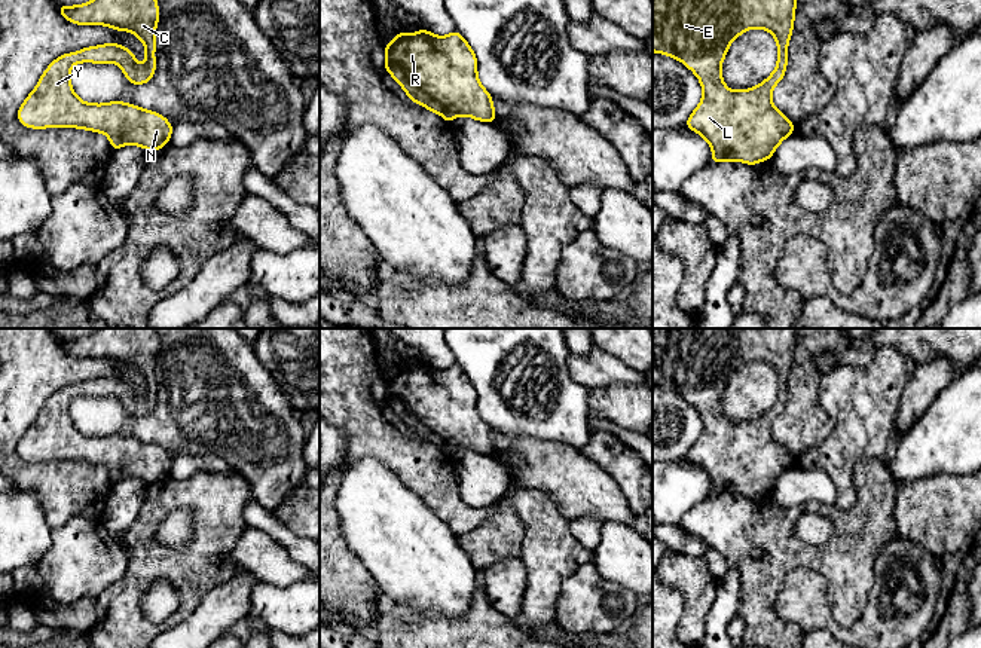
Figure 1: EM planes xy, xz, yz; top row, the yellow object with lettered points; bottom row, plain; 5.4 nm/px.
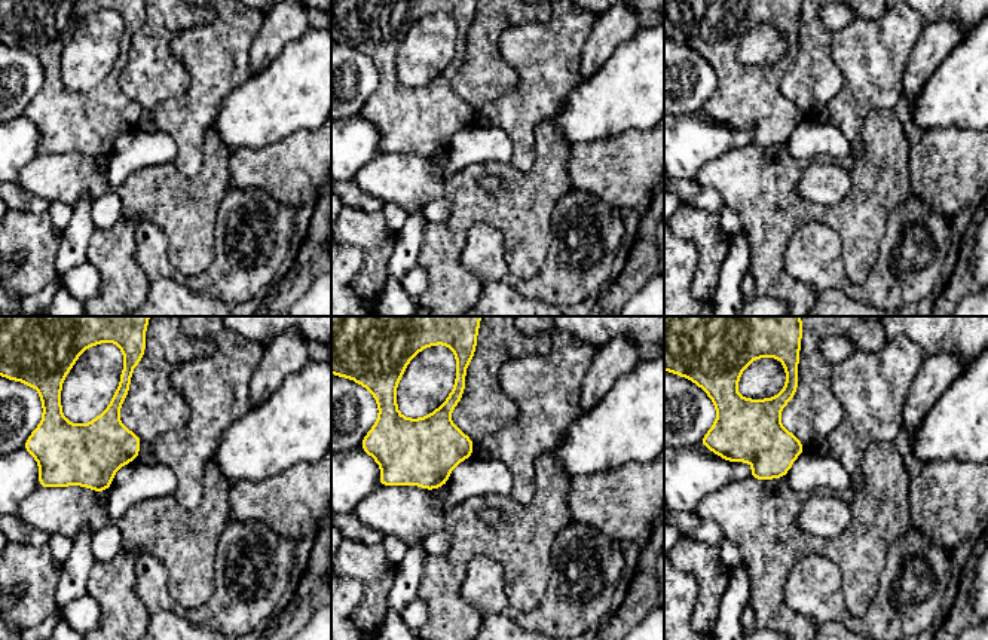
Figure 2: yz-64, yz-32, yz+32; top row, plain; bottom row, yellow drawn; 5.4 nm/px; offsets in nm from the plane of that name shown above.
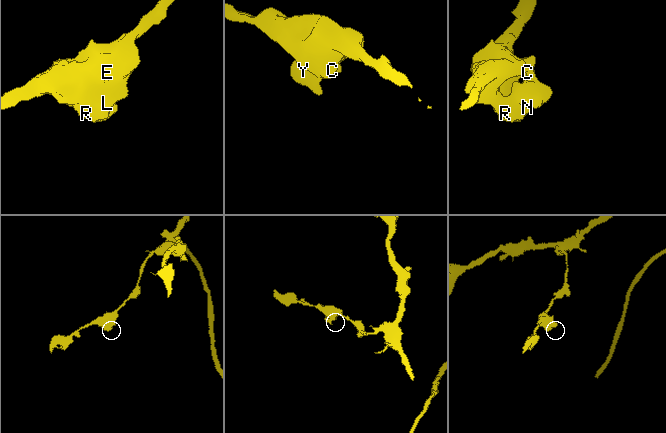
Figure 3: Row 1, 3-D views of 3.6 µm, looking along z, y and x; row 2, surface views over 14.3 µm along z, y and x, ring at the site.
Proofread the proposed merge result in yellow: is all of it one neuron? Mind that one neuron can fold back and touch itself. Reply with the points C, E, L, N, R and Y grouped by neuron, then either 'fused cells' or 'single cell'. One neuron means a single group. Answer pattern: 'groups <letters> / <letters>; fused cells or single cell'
groups C E L N R Y; single cell

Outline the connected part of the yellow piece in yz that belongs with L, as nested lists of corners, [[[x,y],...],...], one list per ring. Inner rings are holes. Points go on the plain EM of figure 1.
[[[653,328],[653,385],[685,397],[700,413],[703,430],[685,459],[700,467],[712,480],[712,496],[740,493],[748,498],[771,492],[776,480],[795,464],[794,456],[771,437],[771,424],[783,412],[788,398],[788,376],[794,363],[798,328]],[[764,361],[777,375],[777,398],[760,418],[731,424],[721,409],[721,397],[734,372],[743,364]]]

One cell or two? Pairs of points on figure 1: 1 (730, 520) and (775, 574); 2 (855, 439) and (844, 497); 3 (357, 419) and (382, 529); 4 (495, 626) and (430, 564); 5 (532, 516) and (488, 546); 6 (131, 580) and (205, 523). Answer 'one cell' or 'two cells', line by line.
1: one cell
2: one cell
3: two cells
4: two cells
5: two cells
6: one cell

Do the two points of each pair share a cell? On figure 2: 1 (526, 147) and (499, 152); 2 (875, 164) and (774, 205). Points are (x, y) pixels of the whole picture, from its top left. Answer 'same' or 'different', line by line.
1: different
2: same

